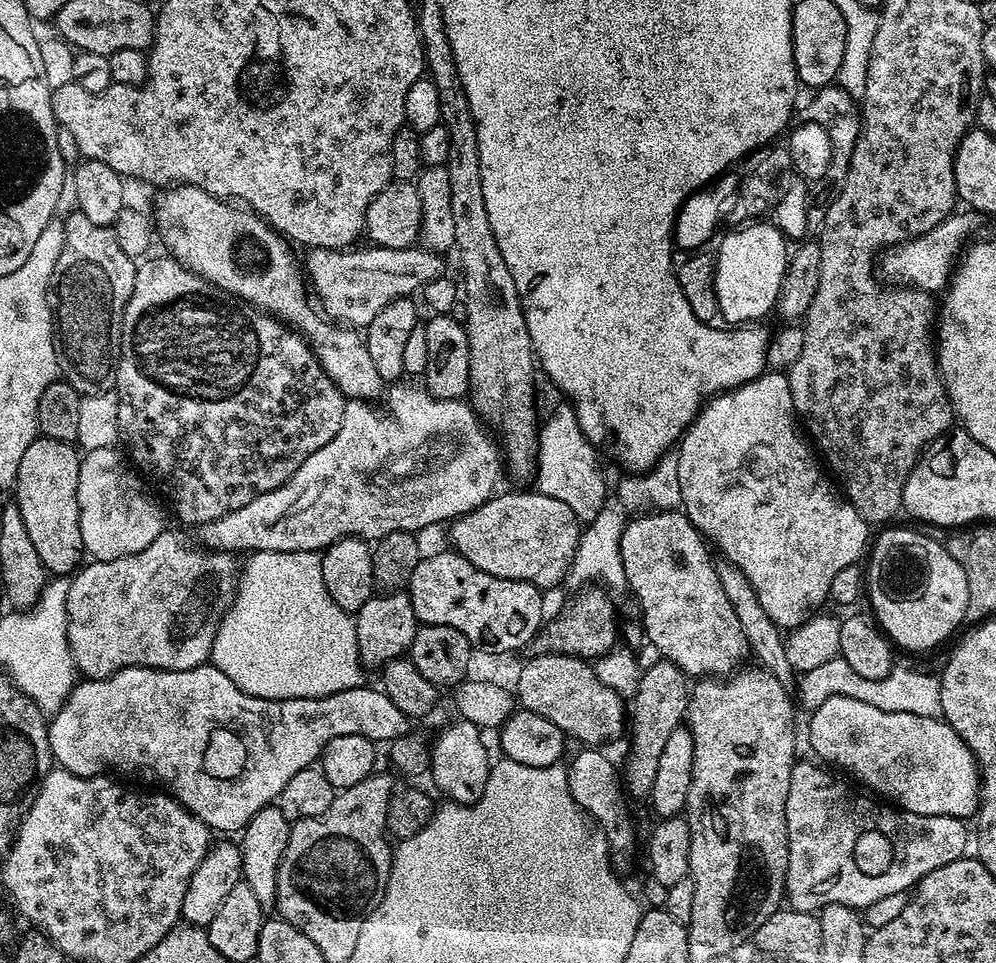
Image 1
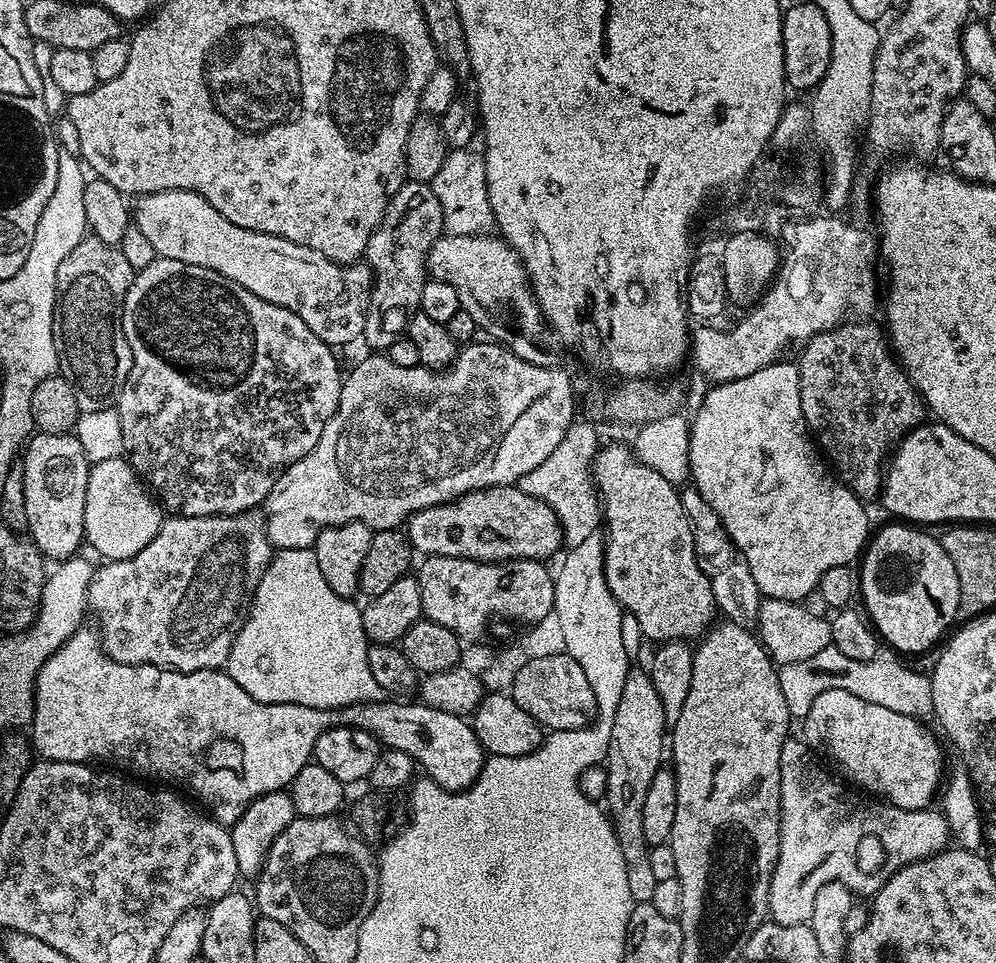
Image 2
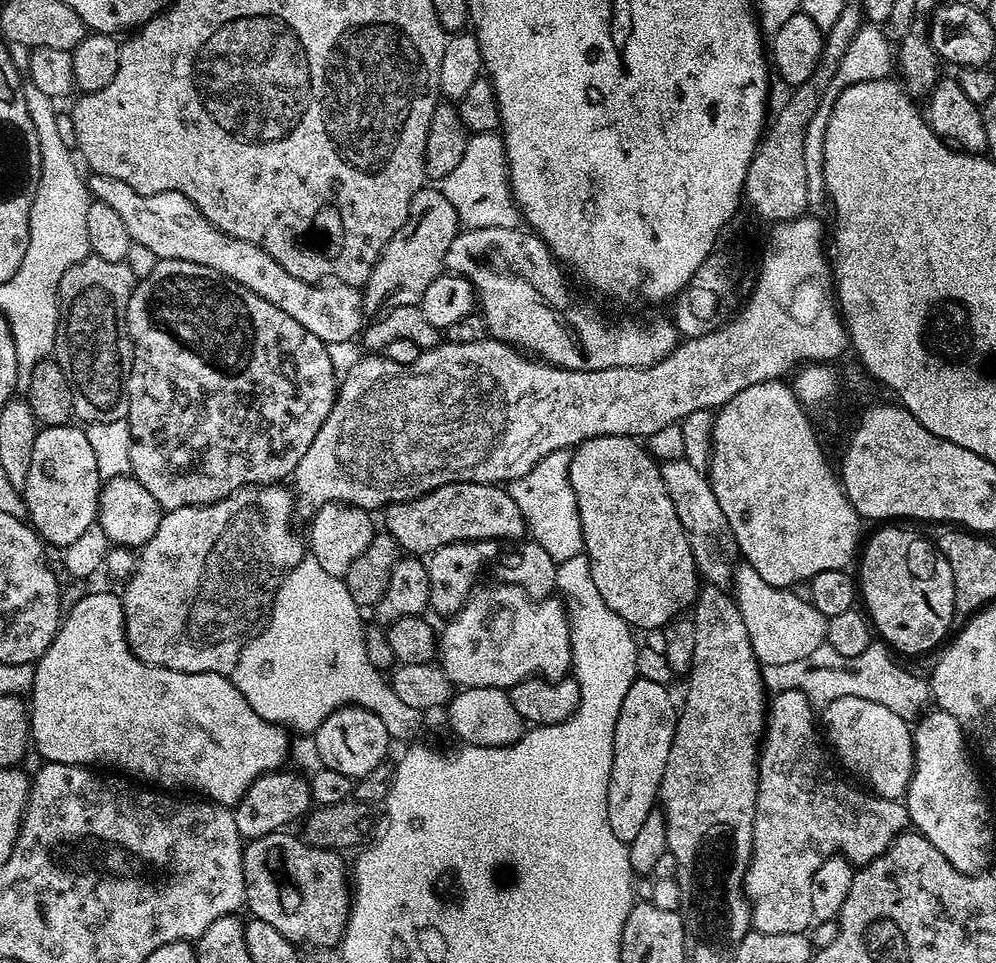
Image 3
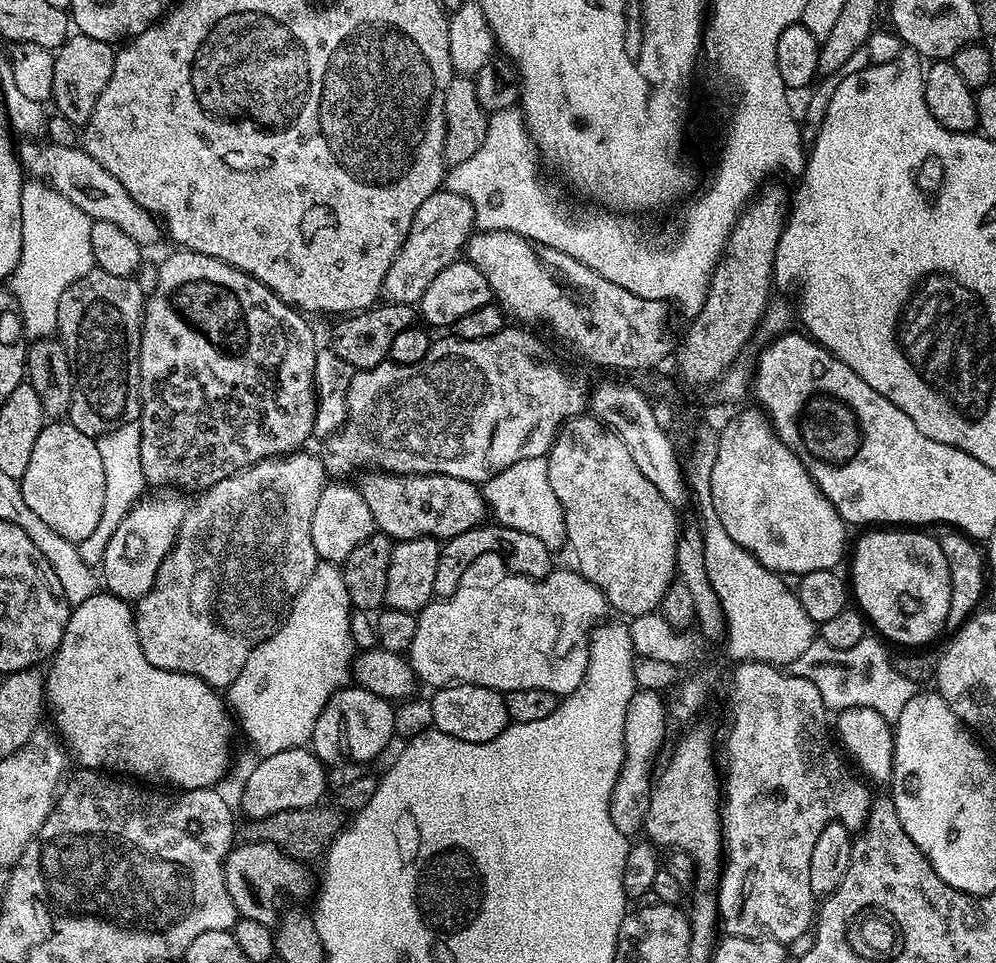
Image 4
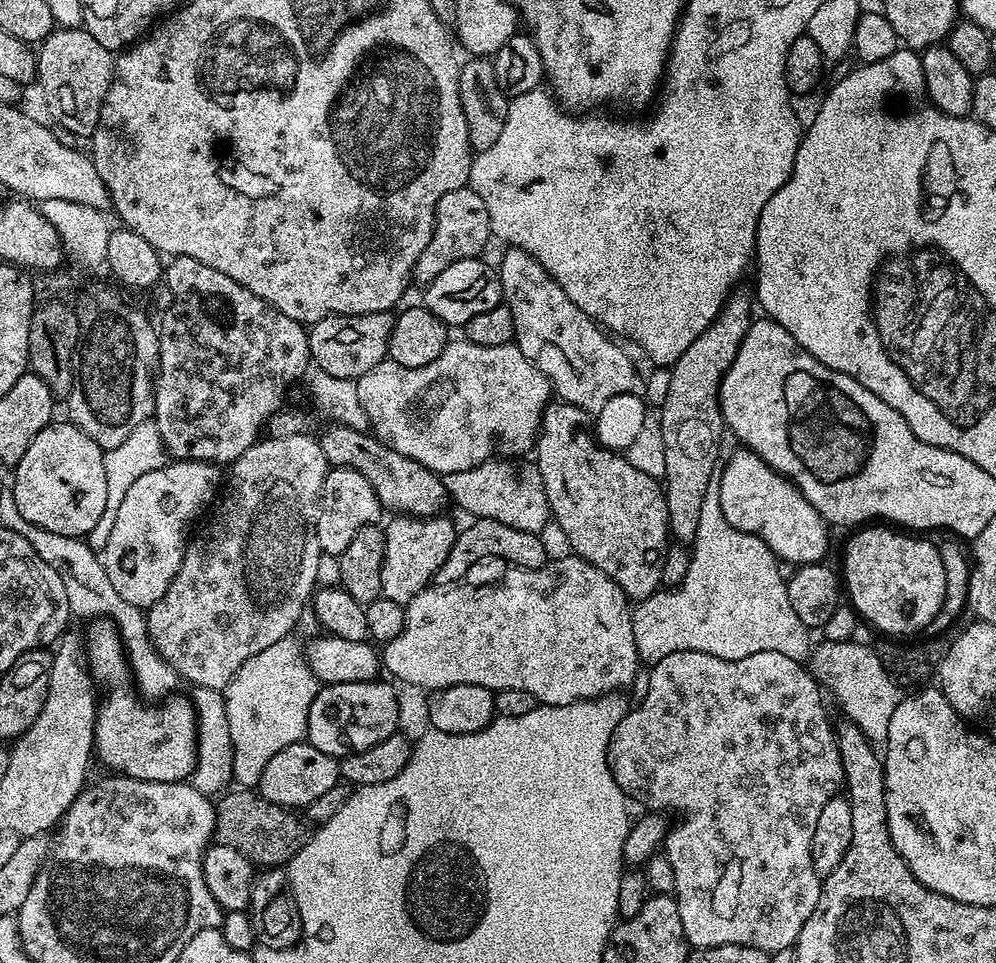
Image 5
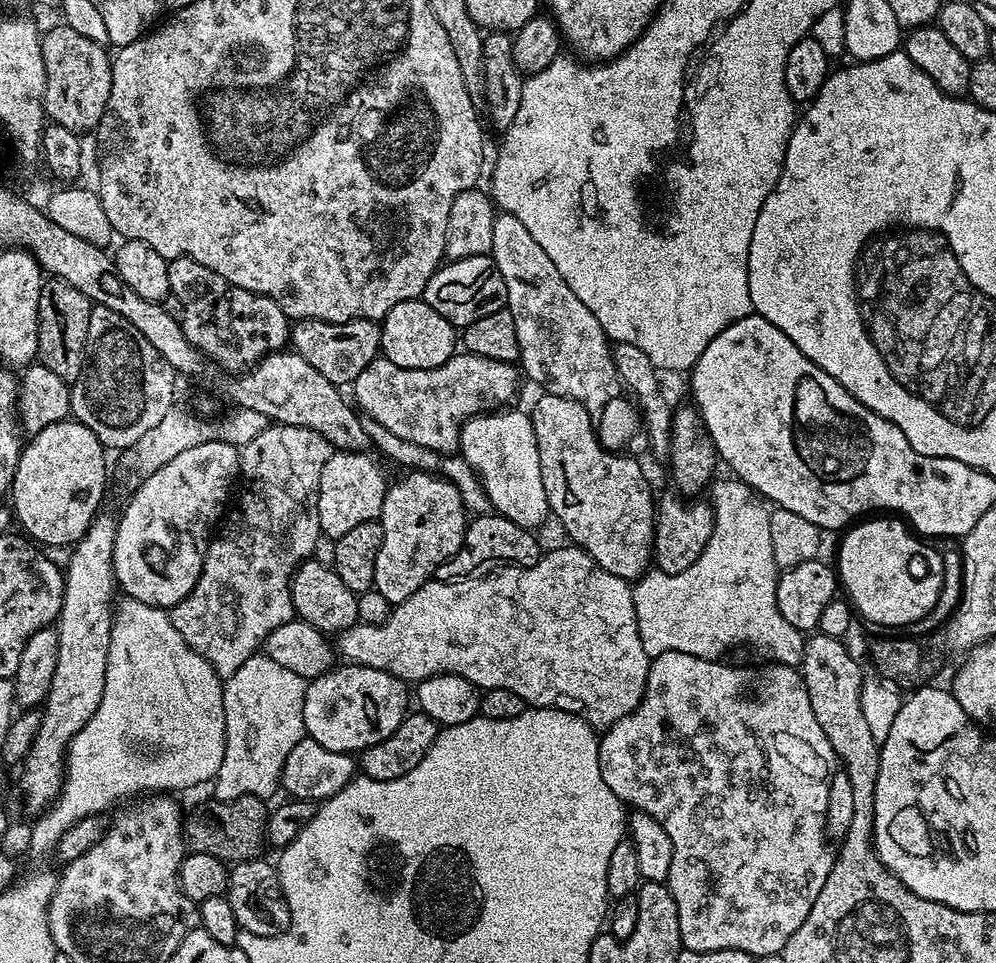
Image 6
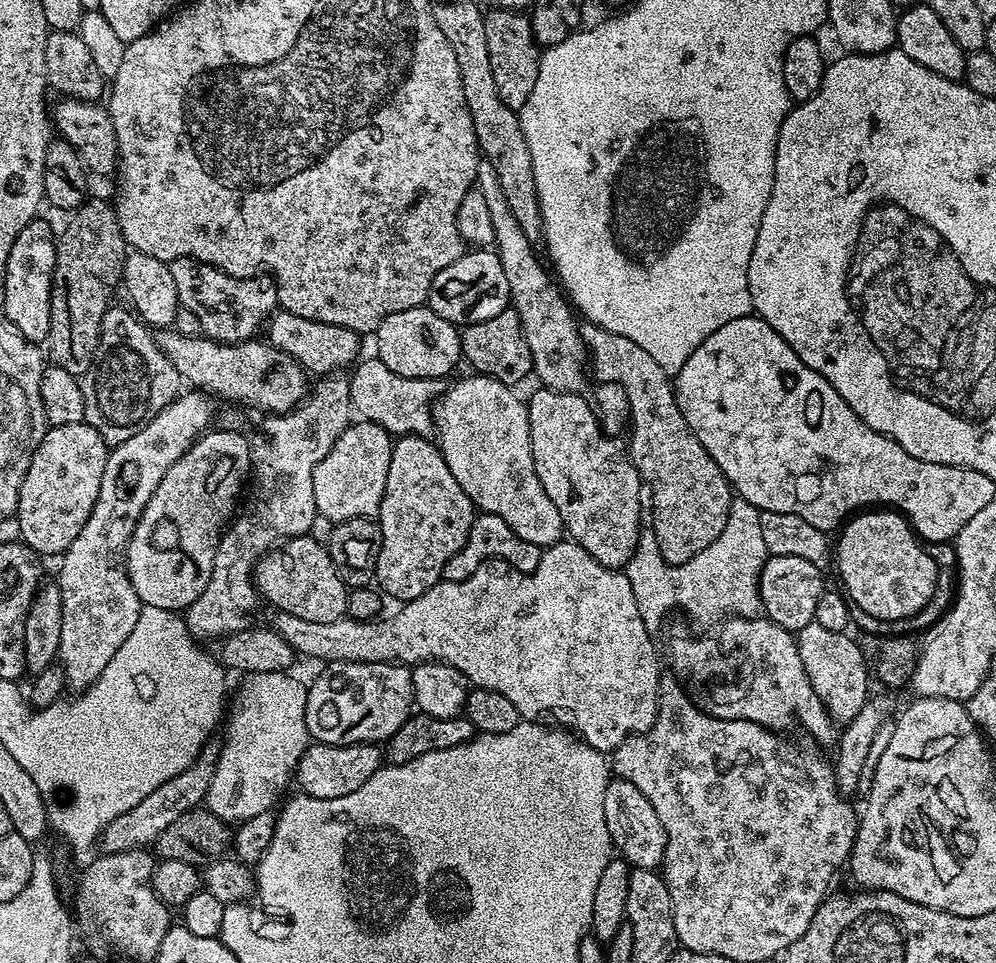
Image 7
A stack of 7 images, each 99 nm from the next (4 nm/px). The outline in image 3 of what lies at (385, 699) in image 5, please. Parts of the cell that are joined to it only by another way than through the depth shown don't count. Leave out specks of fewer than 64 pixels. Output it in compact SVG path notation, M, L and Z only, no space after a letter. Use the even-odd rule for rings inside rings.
M348 704L344 708L334 710L314 733L316 752L320 755L319 763L330 770L338 770L338 774L346 774L359 778L370 774L374 766L385 763L384 755L388 752L390 737L382 718L356 704Z

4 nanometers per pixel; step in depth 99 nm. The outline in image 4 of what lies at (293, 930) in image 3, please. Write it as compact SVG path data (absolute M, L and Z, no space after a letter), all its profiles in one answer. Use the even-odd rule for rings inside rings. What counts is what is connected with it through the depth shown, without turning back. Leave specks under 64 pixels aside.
M259 842L237 843L224 859L224 877L230 902L245 920L257 920L271 925L277 919L276 899L284 896L304 896L308 892L308 872L301 861L285 856L278 846Z

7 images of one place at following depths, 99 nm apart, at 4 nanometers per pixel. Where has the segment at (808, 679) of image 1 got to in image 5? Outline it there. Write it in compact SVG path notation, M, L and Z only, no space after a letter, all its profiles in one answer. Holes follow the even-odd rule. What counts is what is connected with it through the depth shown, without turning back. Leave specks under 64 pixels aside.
M851 640L846 643L834 643L832 641L821 641L820 645L813 647L811 654L808 659L808 666L813 676L815 676L816 681L821 687L824 687L827 691L830 690L831 694L836 698L839 706L842 708L843 712L847 715L845 716L851 723L856 724L859 728L866 734L869 740L873 743L879 744L883 743L889 734L890 720L894 716L894 711L898 708L901 701L903 700L904 694L901 685L897 684L891 675L885 670L881 664L881 660L878 658L875 649L871 645L864 645L858 643L858 640Z

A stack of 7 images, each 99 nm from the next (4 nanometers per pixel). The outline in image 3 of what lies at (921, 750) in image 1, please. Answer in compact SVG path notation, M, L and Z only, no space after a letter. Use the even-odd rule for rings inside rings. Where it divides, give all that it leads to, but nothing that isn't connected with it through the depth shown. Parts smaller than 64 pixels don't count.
M834 698L822 709L822 732L830 748L832 743L834 756L836 751L835 759L840 759L857 776L855 779L880 799L900 800L907 793L916 765L916 750L912 747L913 729L907 719L864 698Z

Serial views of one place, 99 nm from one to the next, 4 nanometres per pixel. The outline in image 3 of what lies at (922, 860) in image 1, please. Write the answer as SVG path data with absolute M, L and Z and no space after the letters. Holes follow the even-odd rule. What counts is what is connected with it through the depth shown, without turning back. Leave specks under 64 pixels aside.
M796 690L777 691L768 705L766 727L758 757L752 863L749 864L748 874L744 878L744 891L752 905L752 928L757 932L804 932L813 923L810 882L825 858L839 853L845 859L851 860L853 865L863 866L881 856L892 845L893 840L909 827L908 810L900 800L882 800L871 791L861 790L855 783L847 784L832 769L833 761L826 748L824 753L823 747L825 745L818 731L818 716L806 694Z

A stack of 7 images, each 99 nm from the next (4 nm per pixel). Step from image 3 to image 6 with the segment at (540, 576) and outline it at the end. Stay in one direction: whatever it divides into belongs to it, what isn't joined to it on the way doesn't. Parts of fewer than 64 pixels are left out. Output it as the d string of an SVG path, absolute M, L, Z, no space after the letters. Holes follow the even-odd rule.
M499 514L477 515L468 521L468 529L464 531L464 541L458 554L454 554L445 564L438 566L435 579L458 580L467 578L493 562L514 564L522 568L534 566L534 562L538 562L542 555L542 547L540 548L539 542L536 541L536 535L535 531L518 526L505 516Z

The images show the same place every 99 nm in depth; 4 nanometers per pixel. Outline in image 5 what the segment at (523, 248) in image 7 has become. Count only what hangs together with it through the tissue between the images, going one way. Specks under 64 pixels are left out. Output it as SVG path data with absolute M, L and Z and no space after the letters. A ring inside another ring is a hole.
M511 246L503 249L504 257L498 263L500 285L504 291L503 303L507 304L510 314L514 314L514 343L530 358L538 370L552 383L552 391L565 404L578 406L584 412L596 414L602 406L615 395L632 394L643 397L644 380L636 369L636 364L615 344L617 341L601 325L583 310L562 290L560 283L554 279L539 262L528 256L526 250Z

